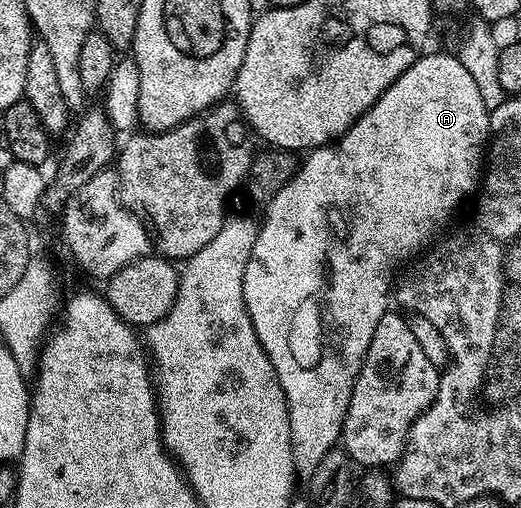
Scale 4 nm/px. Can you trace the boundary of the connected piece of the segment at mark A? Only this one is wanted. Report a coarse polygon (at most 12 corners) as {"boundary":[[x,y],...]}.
{"boundary":[[425,53],[277,189],[242,276],[301,479],[489,113]]}

